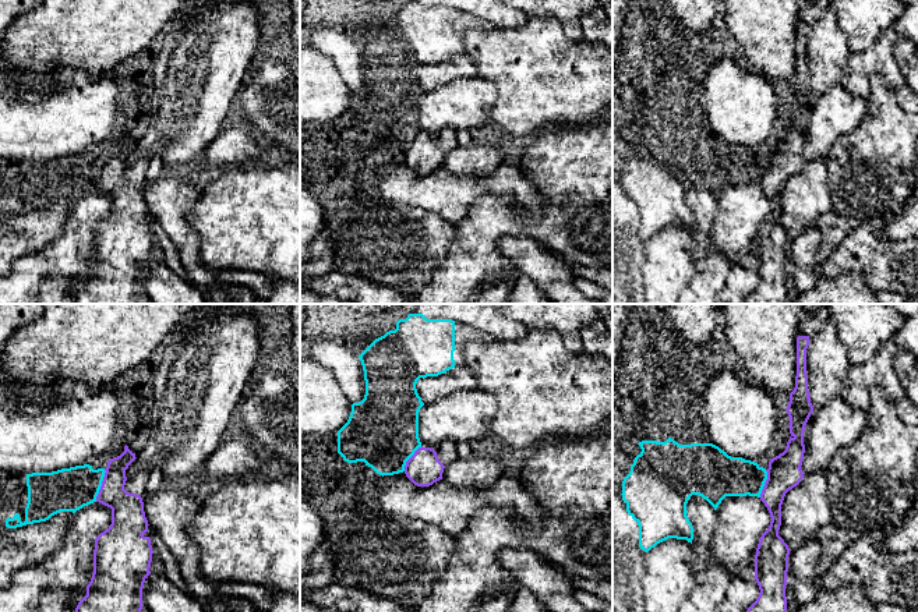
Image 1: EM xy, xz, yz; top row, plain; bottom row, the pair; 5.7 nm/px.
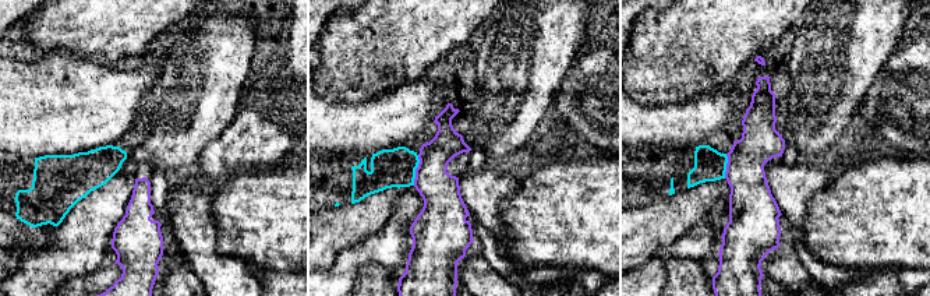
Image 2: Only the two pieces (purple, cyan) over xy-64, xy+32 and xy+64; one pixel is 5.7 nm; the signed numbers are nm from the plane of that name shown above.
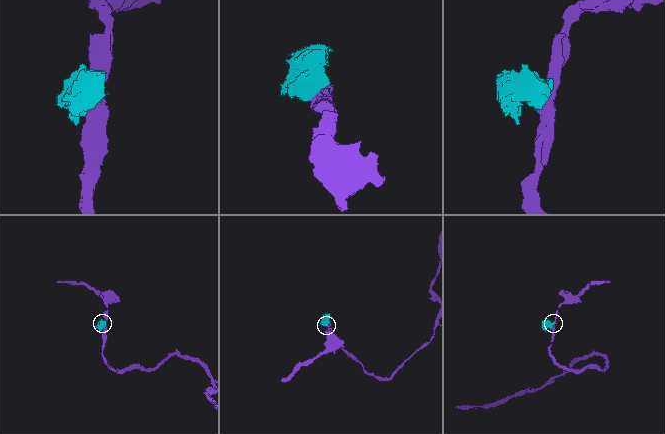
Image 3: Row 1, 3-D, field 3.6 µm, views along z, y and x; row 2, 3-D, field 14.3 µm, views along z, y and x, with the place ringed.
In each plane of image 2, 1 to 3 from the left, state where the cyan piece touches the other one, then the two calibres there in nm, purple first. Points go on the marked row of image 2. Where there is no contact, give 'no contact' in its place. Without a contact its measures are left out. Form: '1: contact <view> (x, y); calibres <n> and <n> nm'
1: no contact
2: contact xy+32 (416, 171); calibres 220 and 220 nm
3: contact xy+64 (727, 166); calibres 260 and 190 nm

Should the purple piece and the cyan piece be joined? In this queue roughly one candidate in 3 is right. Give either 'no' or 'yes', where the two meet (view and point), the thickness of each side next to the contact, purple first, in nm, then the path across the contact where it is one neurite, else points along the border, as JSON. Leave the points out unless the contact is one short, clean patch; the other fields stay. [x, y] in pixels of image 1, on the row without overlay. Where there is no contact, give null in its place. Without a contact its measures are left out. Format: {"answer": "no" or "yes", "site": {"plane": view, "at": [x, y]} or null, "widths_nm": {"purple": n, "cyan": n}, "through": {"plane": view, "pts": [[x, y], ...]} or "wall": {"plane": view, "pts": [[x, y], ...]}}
{"answer": "no", "site": {"plane": "xy", "at": [102, 173]}, "widths_nm": {"purple": 190, "cyan": 260}, "wall": {"plane": "xy", "pts": [[105, 156], [102, 173], [95, 188]]}}

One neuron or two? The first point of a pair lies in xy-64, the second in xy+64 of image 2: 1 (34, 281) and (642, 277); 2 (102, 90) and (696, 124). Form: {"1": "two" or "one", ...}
{"1": "one", "2": "one"}

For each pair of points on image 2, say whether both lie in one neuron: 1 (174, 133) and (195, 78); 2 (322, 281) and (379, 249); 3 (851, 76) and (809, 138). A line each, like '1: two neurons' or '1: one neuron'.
1: one neuron
2: one neuron
3: one neuron

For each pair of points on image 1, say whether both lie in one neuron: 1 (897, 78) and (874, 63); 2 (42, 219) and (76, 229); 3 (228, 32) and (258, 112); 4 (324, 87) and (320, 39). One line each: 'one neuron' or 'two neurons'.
1: one neuron
2: two neurons
3: two neurons
4: two neurons

